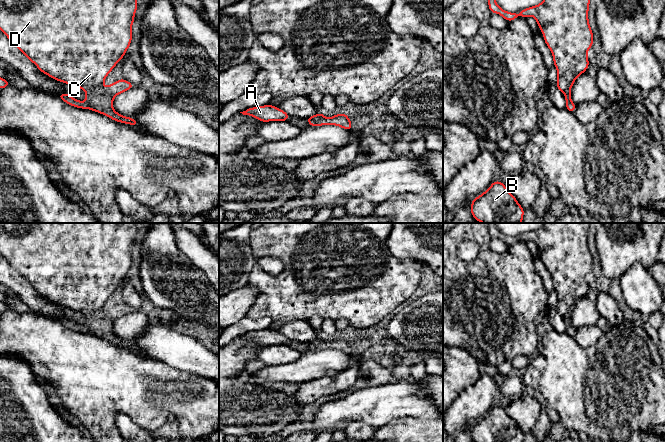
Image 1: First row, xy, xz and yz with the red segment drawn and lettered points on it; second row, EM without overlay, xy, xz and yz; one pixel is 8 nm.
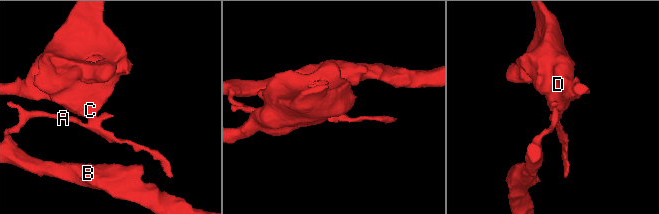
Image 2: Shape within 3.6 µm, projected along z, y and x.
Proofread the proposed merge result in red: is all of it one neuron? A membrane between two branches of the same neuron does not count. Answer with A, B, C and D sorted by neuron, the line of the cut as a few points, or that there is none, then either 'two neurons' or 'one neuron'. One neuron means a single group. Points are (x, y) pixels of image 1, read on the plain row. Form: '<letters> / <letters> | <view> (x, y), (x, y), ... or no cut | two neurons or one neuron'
A B / C D | xz (323, 340), (310, 348) | two neurons

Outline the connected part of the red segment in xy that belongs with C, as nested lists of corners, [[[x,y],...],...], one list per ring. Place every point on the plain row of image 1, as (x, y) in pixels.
[[[0,223],[0,254],[42,297],[59,306],[91,315],[102,311],[107,299],[125,280],[132,265],[131,252],[137,231],[137,223]]]

